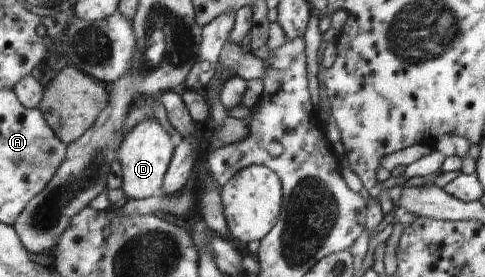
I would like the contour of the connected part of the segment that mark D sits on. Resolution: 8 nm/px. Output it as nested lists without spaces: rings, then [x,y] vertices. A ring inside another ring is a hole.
[[[146,118],[138,122],[128,134],[121,146],[121,157],[119,165],[123,170],[121,190],[125,192],[128,199],[145,199],[152,197],[154,193],[160,192],[168,173],[169,165],[172,164],[174,146],[172,138],[166,134],[166,130],[156,122]]]

